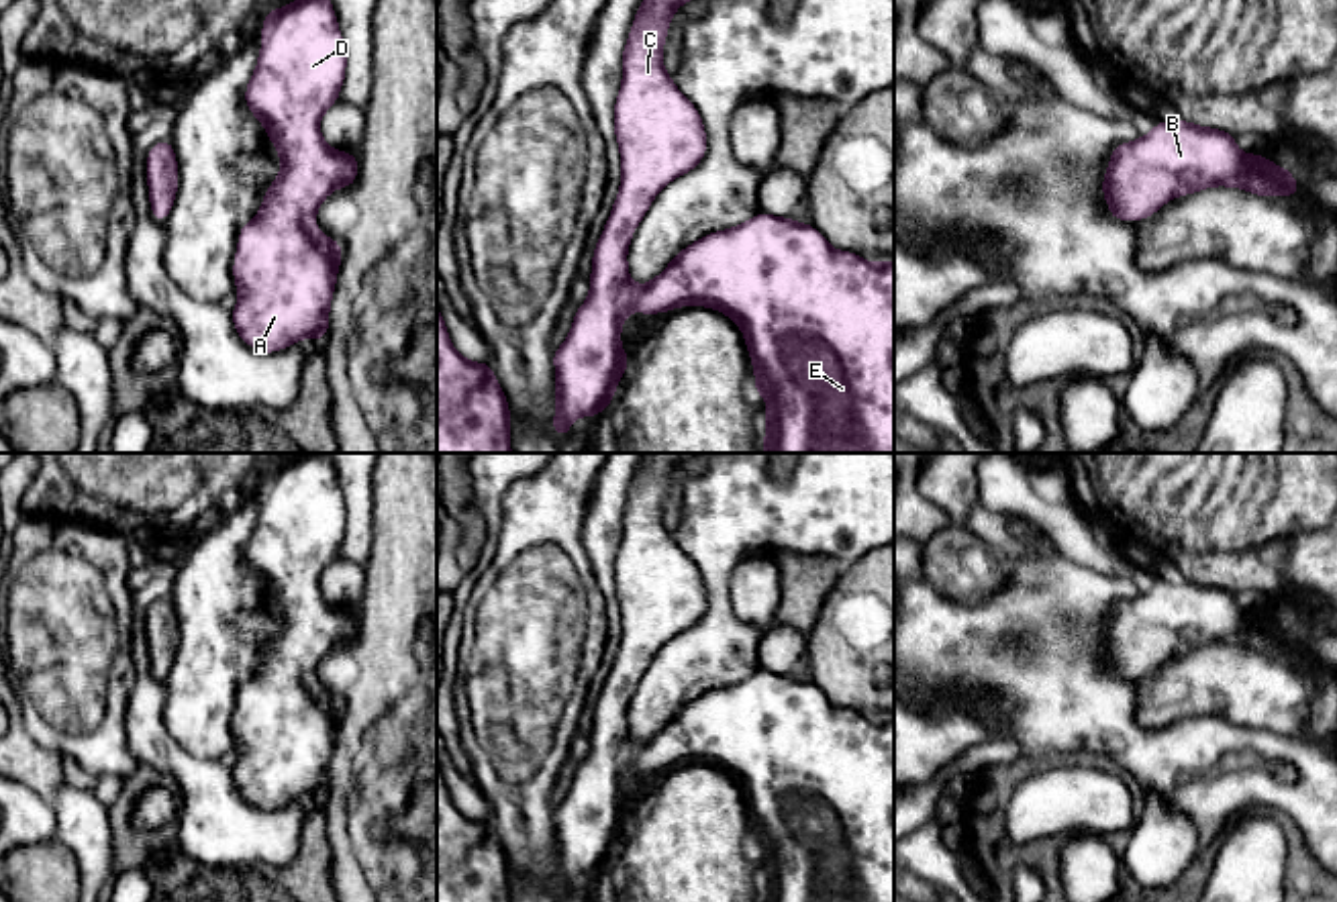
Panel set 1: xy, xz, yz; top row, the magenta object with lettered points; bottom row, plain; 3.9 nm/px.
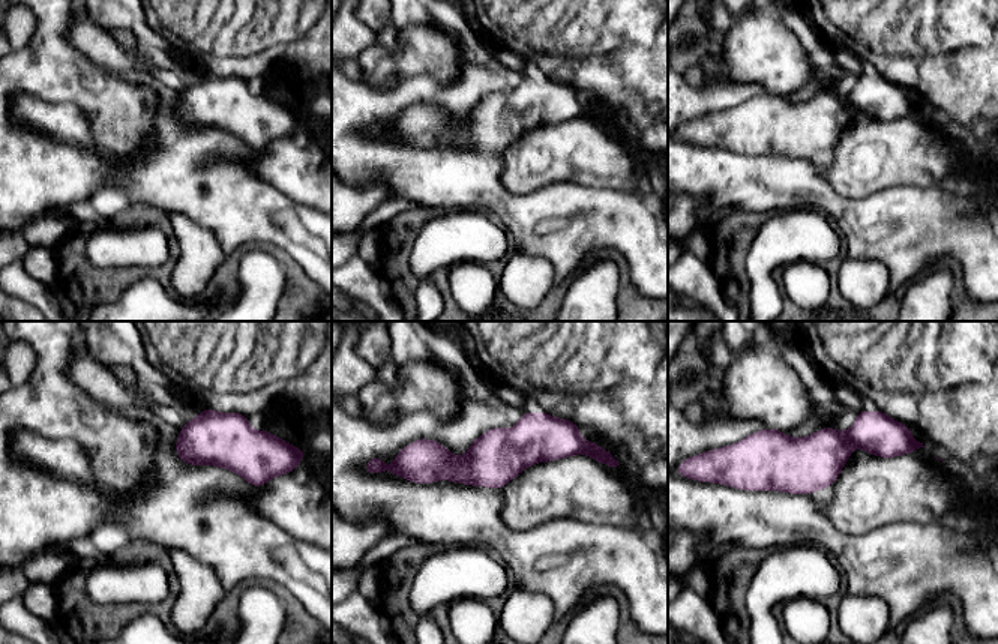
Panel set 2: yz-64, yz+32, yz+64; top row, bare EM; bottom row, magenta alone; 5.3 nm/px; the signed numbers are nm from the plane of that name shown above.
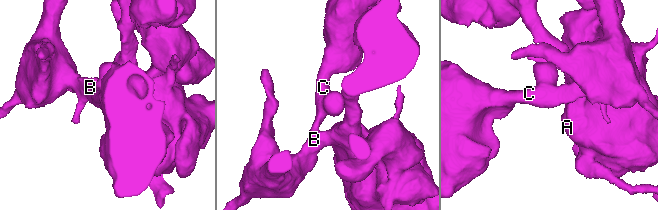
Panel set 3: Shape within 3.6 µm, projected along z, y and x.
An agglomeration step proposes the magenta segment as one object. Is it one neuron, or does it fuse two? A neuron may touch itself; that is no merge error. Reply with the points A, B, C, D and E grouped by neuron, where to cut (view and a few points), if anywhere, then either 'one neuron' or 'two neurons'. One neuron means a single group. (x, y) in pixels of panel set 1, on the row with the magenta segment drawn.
A B C D E; no cut; one neuron

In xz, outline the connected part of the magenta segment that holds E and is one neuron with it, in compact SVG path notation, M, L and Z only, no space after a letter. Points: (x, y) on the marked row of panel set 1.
M643 0L623 49L623 84L614 102L623 178L592 255L590 296L578 306L567 339L553 351L555 418L551 429L565 439L574 418L598 416L608 408L629 365L629 355L621 349L621 327L631 310L645 316L670 312L676 306L708 306L733 318L745 335L755 394L767 402L763 453L894 453L894 261L870 263L857 253L835 251L808 222L759 212L739 227L708 233L688 245L649 284L635 286L629 278L627 249L633 231L659 190L692 171L708 149L700 112L674 86L661 63L670 18L684 2Z

